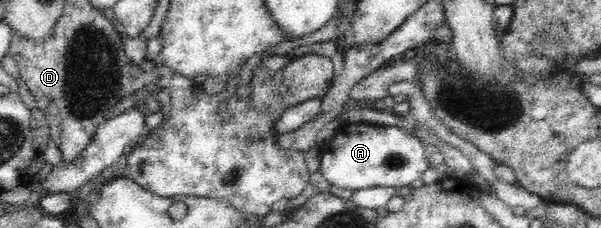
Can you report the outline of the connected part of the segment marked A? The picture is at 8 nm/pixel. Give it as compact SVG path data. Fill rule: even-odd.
M342 121L336 129L336 134L320 145L321 165L318 171L331 185L352 191L370 188L370 186L394 188L410 186L429 167L428 159L424 155L424 146L425 142L420 141L416 135L398 126L364 124L364 122L350 124Z

